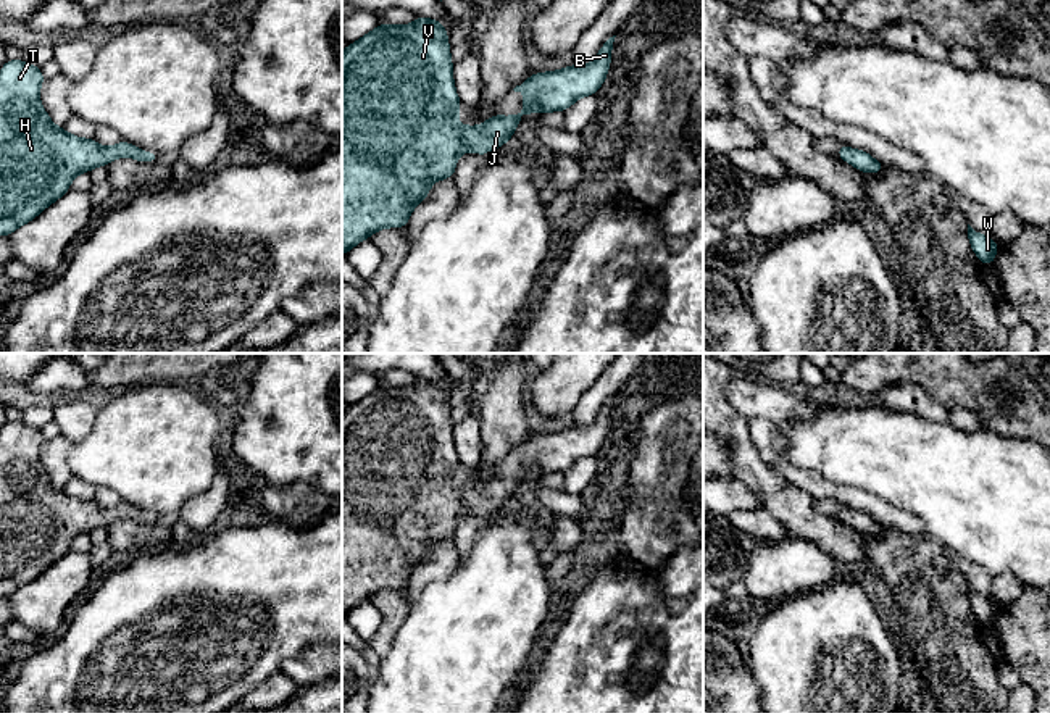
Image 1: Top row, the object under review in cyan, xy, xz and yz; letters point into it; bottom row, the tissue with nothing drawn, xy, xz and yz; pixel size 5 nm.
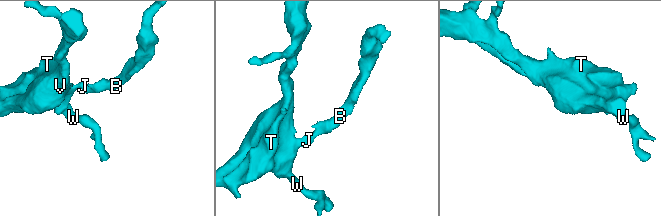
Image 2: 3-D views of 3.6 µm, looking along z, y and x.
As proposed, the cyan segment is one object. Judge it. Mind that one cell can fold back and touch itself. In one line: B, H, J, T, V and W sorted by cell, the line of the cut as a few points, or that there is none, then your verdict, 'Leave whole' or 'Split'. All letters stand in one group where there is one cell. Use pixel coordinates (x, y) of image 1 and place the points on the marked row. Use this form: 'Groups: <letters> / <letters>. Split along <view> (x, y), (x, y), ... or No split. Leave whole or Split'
Groups: B H J T V W. No split. Leave whole

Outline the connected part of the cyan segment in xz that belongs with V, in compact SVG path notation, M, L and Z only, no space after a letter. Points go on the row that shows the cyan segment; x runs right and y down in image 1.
M416 15L416 21L413 24L395 26L382 23L374 31L363 35L360 40L347 45L347 48L342 52L342 255L347 255L350 248L353 248L361 240L369 239L379 229L406 227L411 211L419 202L423 202L429 195L432 182L447 177L453 179L456 160L463 152L471 150L484 156L511 139L526 113L550 113L556 110L566 111L577 98L595 95L595 92L603 85L606 73L610 69L615 37L616 35L610 37L602 45L595 60L589 65L584 66L571 65L558 71L534 73L527 81L521 82L513 89L515 92L527 95L521 111L515 116L498 116L494 113L482 126L460 126L456 121L456 115L463 105L455 90L450 44L447 39L447 27L442 23Z

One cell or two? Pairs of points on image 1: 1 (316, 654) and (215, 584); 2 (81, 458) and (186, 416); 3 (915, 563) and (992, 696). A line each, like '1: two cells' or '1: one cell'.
1: two cells
2: one cell
3: one cell

